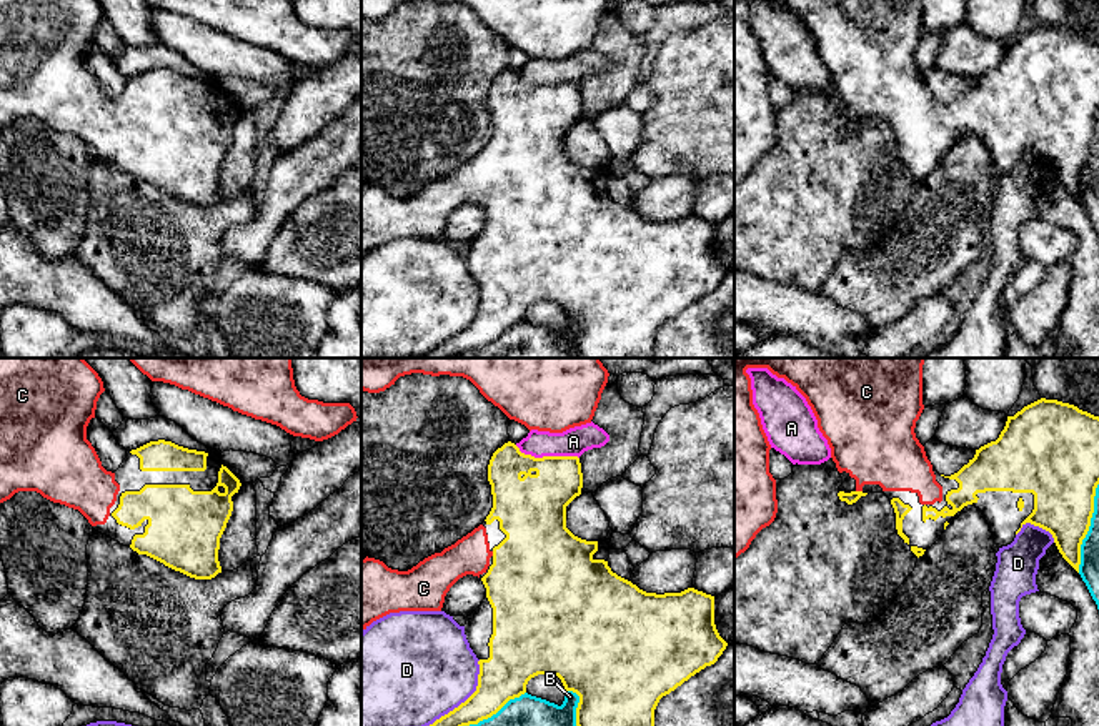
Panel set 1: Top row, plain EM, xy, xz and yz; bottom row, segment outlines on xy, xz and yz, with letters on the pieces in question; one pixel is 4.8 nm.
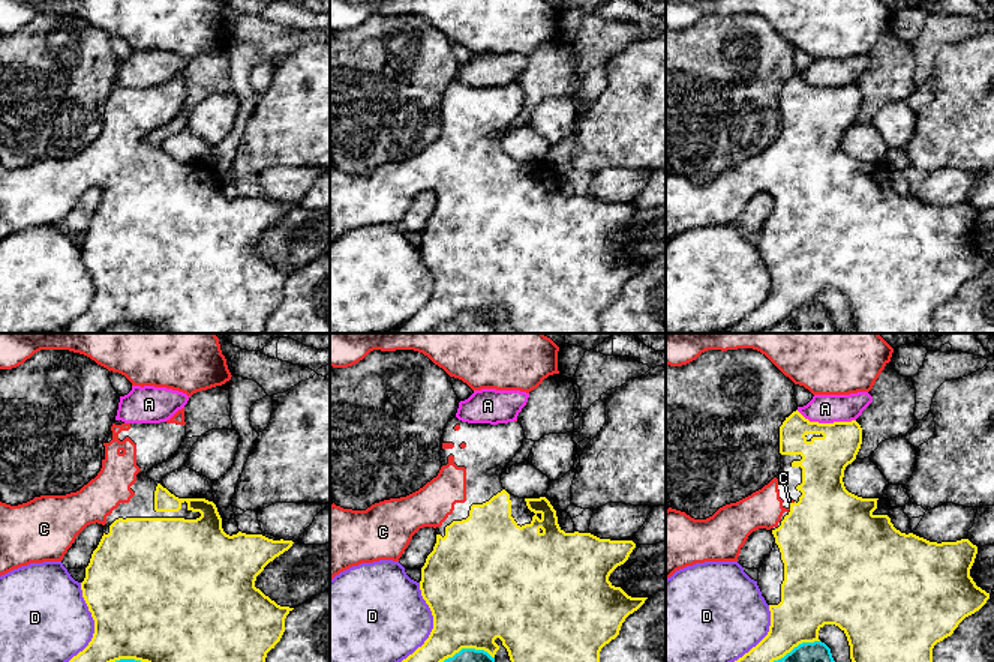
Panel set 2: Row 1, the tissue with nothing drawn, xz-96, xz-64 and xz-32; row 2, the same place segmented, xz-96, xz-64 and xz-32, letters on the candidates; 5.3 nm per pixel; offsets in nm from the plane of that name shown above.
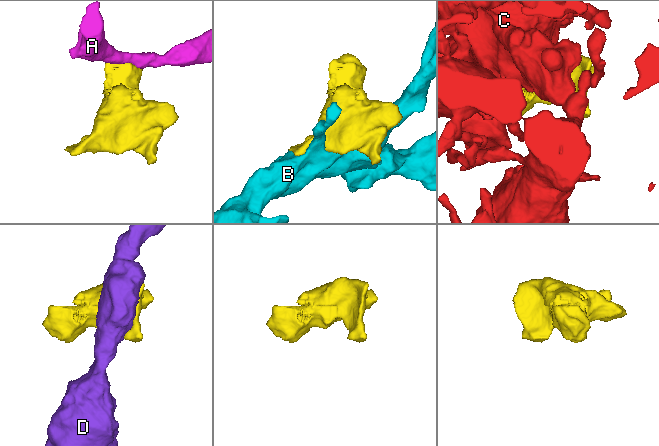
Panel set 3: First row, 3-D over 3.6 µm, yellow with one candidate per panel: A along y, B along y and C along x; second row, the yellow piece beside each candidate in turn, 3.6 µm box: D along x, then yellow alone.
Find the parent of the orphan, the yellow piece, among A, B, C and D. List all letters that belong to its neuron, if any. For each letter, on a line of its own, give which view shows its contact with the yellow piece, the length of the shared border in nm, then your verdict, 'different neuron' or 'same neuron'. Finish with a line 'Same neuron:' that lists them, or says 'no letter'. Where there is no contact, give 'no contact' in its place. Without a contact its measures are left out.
A: contact in xz; length 320 nm; different neuron
B: contact in yz; length 440 nm; different neuron
C: contact in yz; length 30 nm; same neuron
D: contact in xz; length 400 nm; different neuron
Same neuron: C

